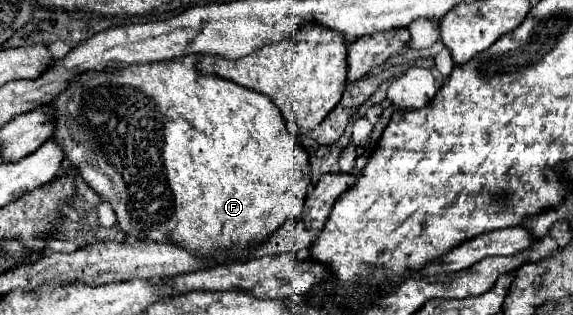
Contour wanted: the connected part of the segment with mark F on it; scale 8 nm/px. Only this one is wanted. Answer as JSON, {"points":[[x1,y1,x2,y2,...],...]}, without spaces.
{"points":[[188,54,176,60,164,60,154,64,134,64,122,70,88,70,82,74,72,76,66,90,54,98,54,102,44,104,46,112,52,116,54,134,52,140,62,148,64,160,68,160,76,172,84,178,84,182,100,194,102,200,110,202,120,228,128,236,138,236,140,240,164,240,174,242,178,246,186,246,190,252,200,252,202,256,216,256,220,258,222,252,230,246,238,248,238,258,246,258,246,246,262,242,266,234,272,234,282,222,296,218,302,212,302,202,308,190,310,178,310,162,306,148,286,130,286,122,280,116,278,106,264,94,254,92,250,88,238,86,226,78,218,78,216,74,202,74,198,70,198,54]]}

